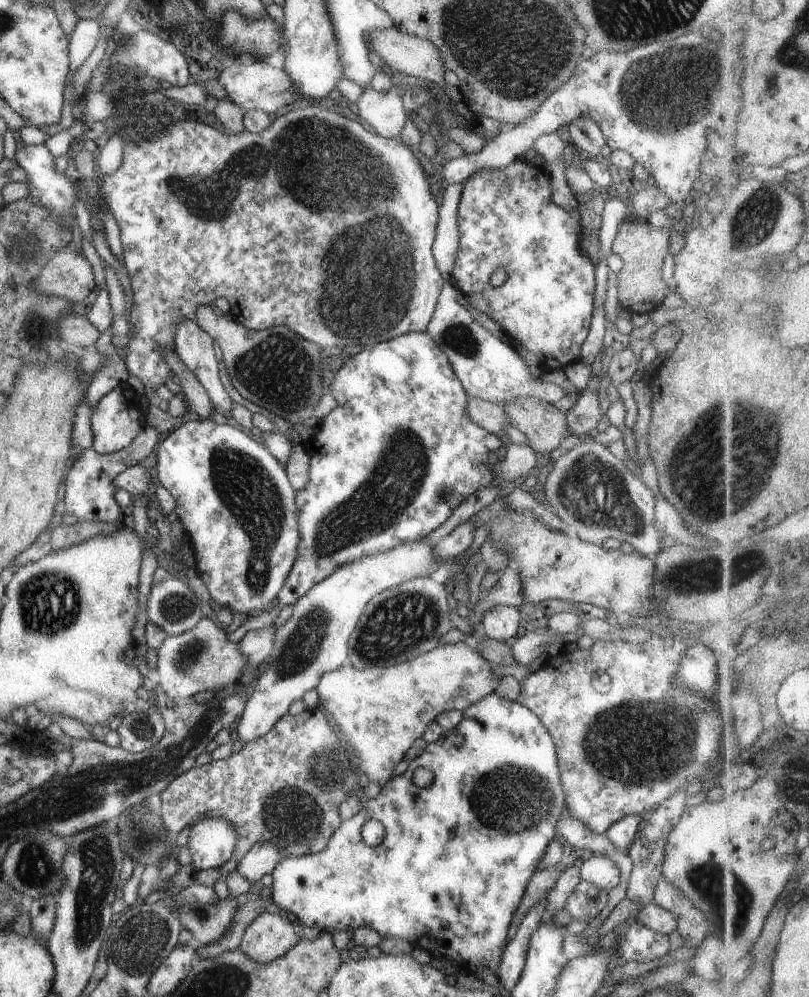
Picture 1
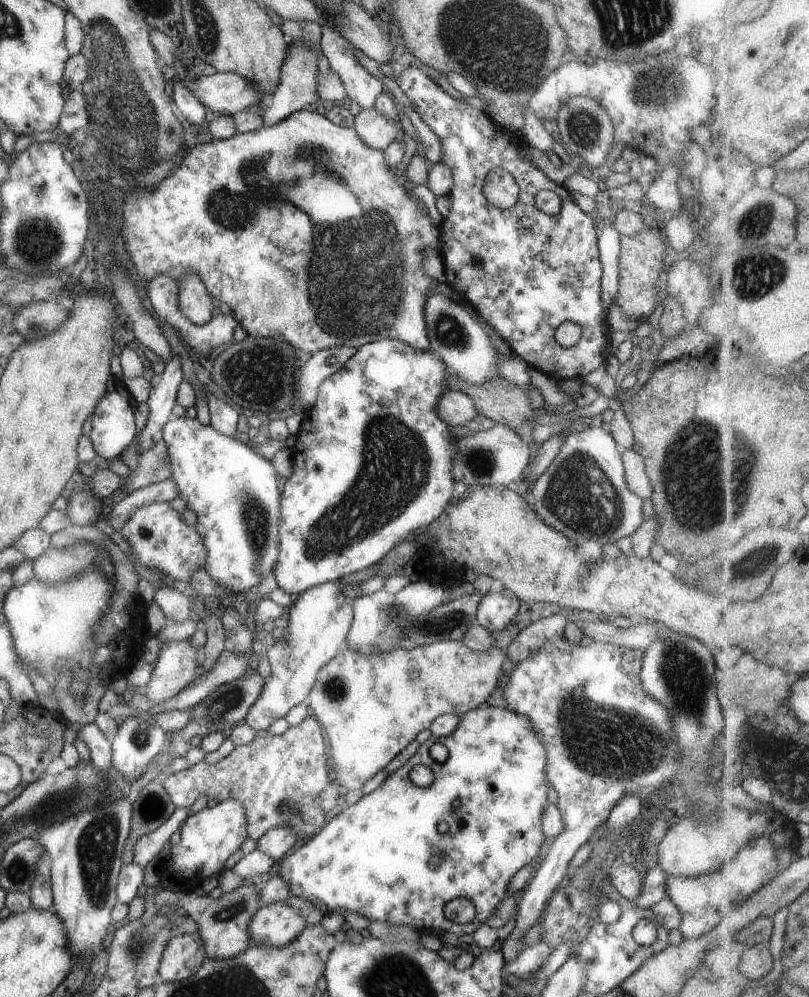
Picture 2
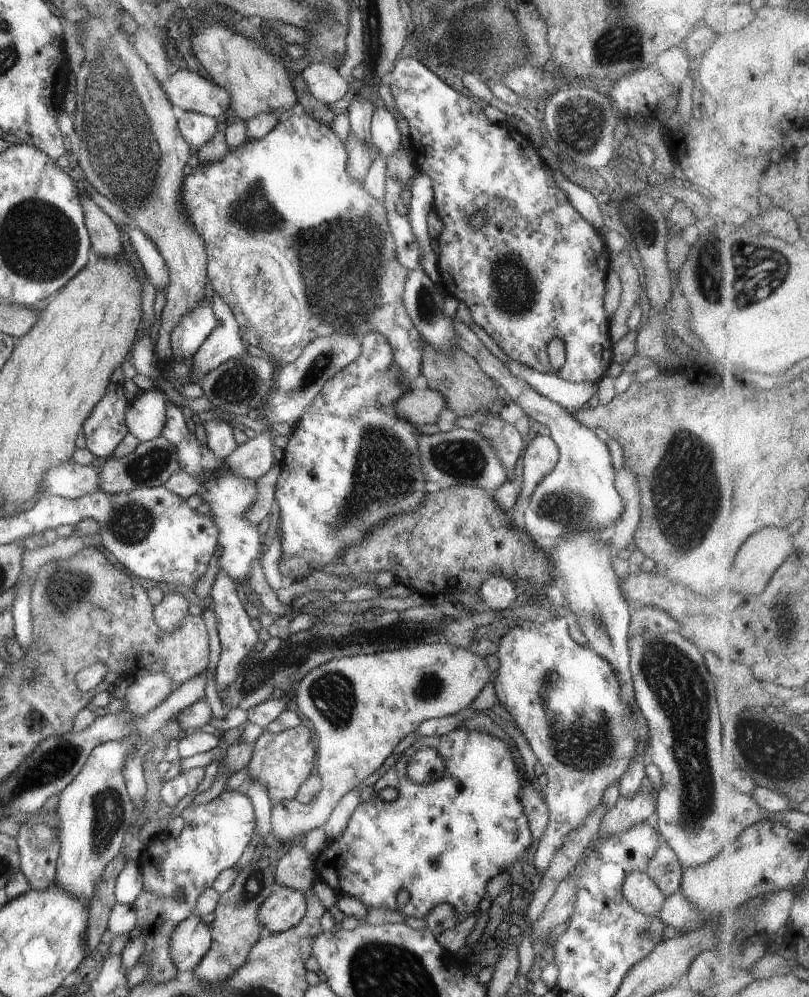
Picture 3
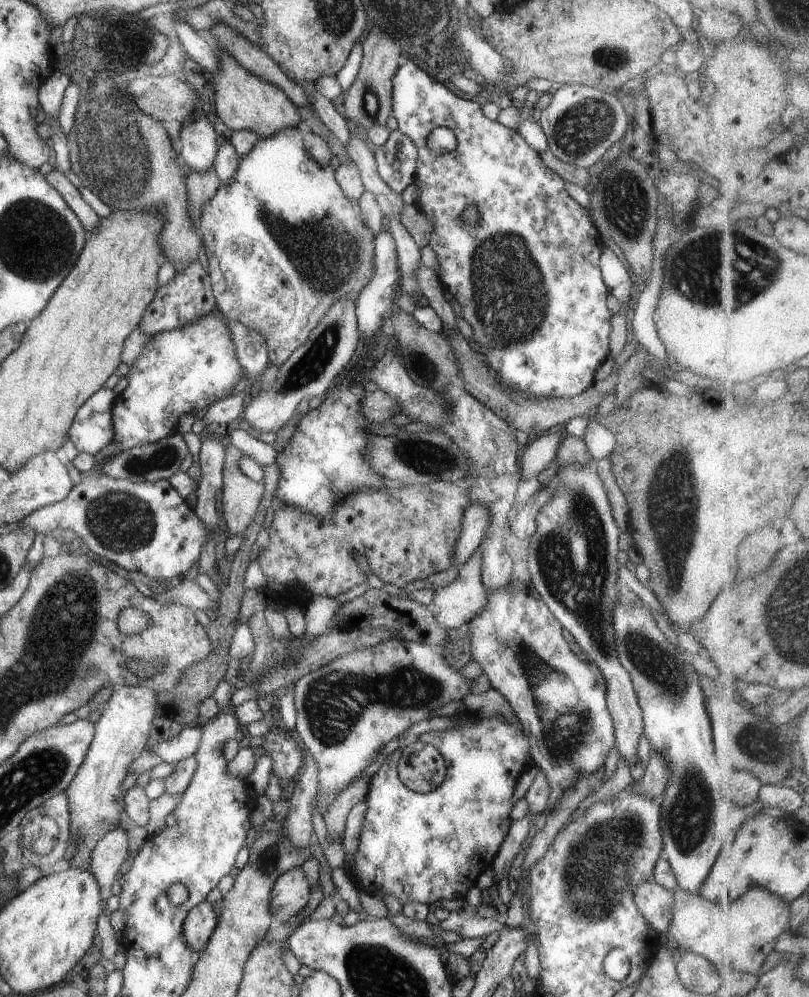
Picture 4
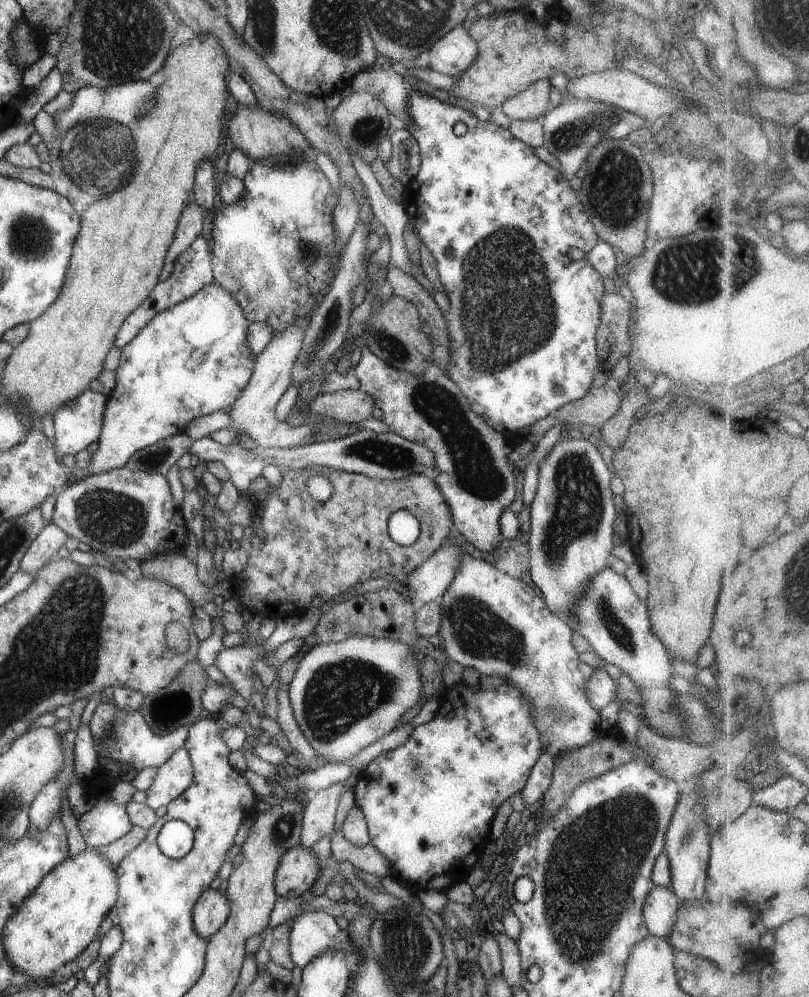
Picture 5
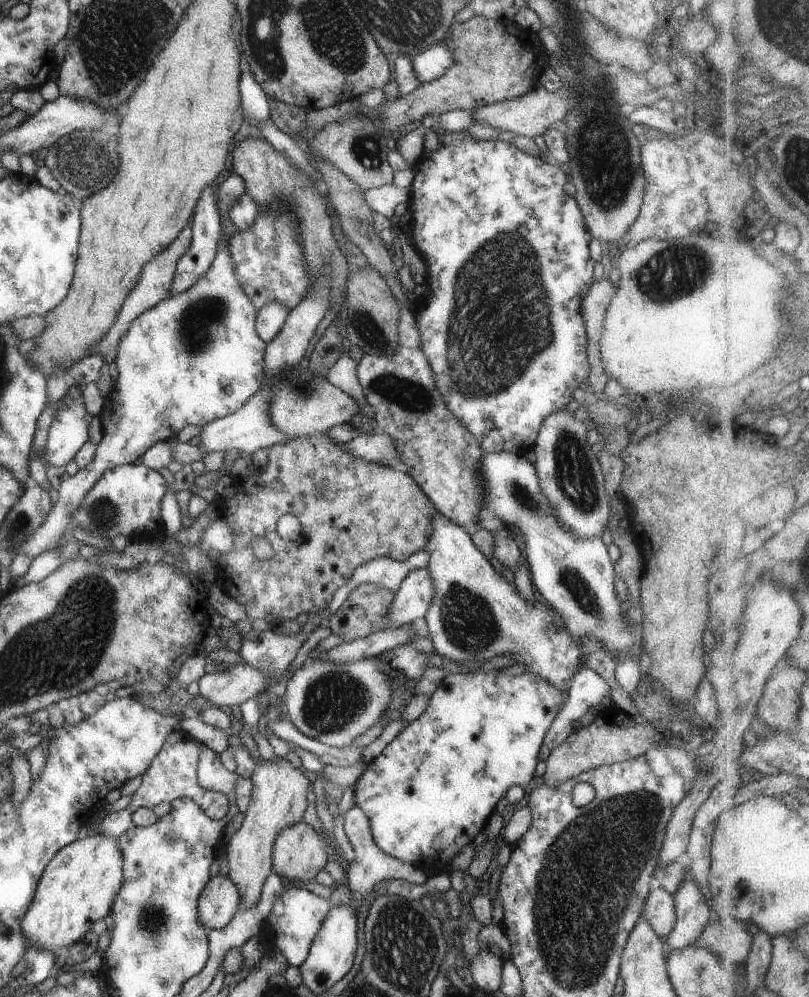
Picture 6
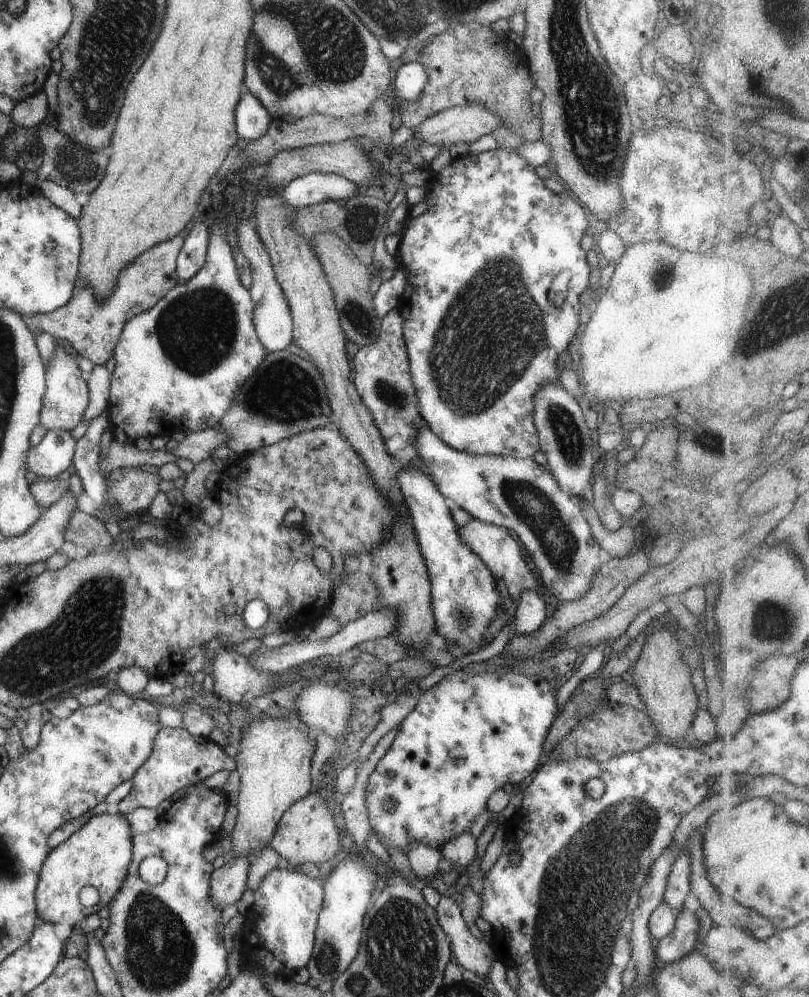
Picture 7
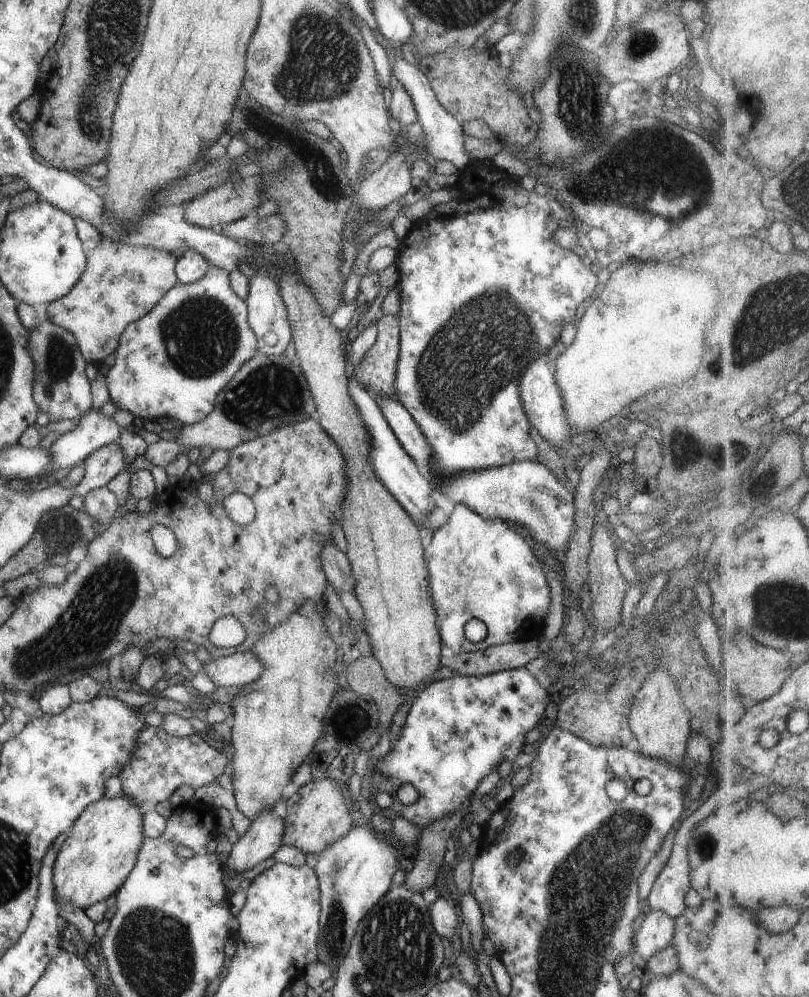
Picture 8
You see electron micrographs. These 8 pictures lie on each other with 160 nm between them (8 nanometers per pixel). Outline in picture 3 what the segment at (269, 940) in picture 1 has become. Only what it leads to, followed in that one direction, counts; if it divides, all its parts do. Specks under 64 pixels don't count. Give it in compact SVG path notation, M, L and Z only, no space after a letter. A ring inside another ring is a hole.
M276 886L275 890L261 902L257 920L264 927L264 933L284 932L303 918L306 912L304 894L287 886Z

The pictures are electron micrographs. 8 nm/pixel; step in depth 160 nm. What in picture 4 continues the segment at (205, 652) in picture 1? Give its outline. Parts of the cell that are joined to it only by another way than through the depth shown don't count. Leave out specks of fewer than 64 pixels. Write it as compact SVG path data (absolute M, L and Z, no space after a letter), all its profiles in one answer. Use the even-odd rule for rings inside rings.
M120 686L103 704L101 716L94 722L94 735L83 762L64 790L69 807L68 834L74 837L76 848L66 866L89 869L90 852L97 841L125 822L122 780L129 763L142 753L147 744L157 702L155 694L146 686Z

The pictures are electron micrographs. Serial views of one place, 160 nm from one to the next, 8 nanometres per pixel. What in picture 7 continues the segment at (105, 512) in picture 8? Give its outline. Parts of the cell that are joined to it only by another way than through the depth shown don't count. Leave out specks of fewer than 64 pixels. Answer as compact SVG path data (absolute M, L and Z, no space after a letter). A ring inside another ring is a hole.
M106 410L89 421L83 436L75 441L72 463L80 478L82 491L92 500L95 509L100 509L106 501L106 486L98 467L99 438L106 430L108 417Z

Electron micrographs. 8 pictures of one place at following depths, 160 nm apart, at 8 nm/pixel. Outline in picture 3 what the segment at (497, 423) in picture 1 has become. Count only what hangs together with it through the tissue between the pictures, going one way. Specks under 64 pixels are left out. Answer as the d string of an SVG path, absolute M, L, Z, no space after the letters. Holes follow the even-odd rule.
M427 387L425 390L405 390L397 400L393 400L391 408L409 424L417 426L434 423L446 406L443 396Z

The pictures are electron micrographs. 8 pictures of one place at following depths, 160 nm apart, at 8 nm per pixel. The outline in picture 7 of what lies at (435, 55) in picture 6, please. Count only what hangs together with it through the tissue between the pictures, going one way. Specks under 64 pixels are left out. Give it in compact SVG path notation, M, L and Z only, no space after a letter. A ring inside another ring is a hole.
M416 60L399 67L391 78L391 86L395 88L397 96L400 96L404 102L411 102L421 94L427 79L424 66Z

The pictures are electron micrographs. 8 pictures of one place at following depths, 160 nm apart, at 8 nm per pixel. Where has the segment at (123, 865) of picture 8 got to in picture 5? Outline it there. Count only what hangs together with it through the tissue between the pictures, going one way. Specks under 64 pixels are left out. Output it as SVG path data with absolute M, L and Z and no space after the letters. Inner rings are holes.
M85 848L75 856L68 855L56 864L33 889L33 892L14 910L5 922L1 944L6 953L6 961L13 970L24 972L33 981L49 978L53 972L67 962L71 962L96 935L97 926L108 915L116 903L118 880L111 870L108 858L103 853Z

